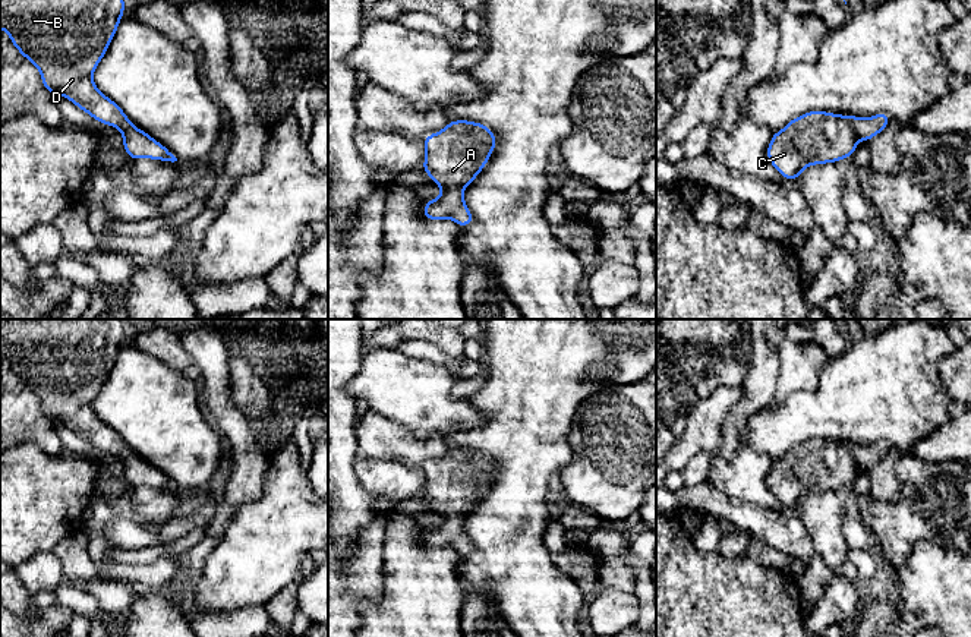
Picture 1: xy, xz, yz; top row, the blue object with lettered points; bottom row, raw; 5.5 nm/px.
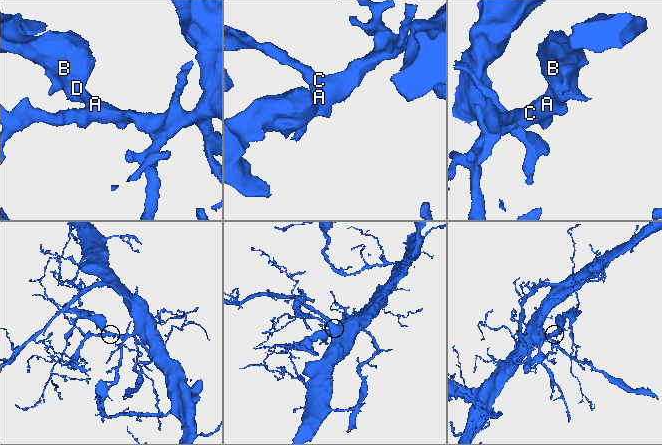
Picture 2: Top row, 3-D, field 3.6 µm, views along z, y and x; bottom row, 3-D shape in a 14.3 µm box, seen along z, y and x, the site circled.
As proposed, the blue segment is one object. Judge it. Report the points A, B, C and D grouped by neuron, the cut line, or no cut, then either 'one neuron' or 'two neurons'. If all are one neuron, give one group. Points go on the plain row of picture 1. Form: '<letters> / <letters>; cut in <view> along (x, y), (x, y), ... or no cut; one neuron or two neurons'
A B C D; no cut; one neuron

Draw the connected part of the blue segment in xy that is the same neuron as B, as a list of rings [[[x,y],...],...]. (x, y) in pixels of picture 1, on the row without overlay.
[[[0,319],[0,357],[9,362],[21,384],[40,398],[42,413],[50,422],[64,423],[94,448],[117,455],[130,488],[174,491],[177,486],[163,472],[138,457],[92,409],[123,343],[122,319]]]

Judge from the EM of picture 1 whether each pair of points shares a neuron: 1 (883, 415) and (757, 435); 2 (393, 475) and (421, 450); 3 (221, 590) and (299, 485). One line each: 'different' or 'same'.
1: same
2: different
3: same

